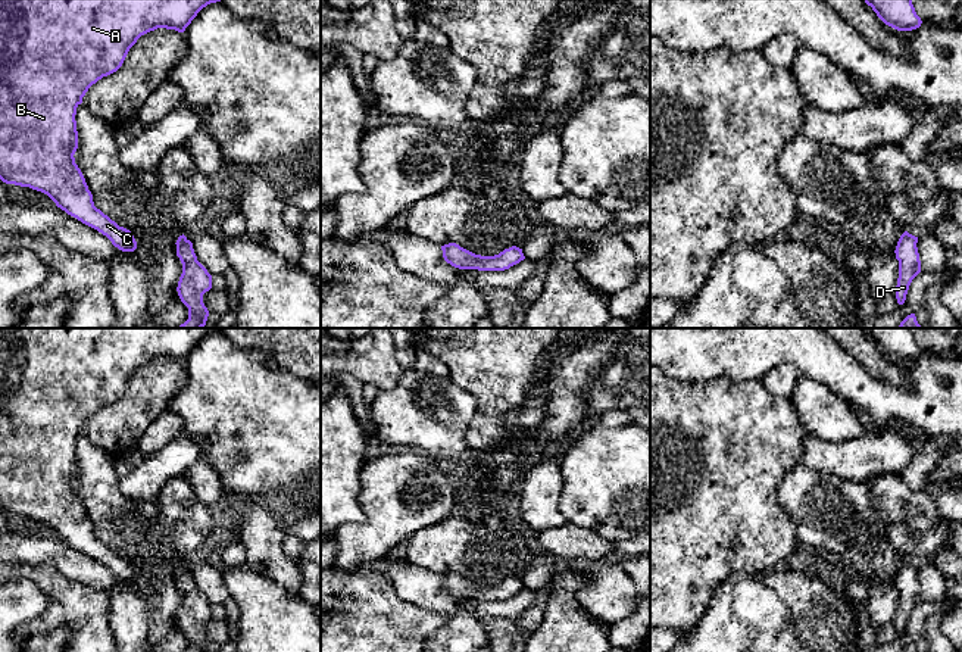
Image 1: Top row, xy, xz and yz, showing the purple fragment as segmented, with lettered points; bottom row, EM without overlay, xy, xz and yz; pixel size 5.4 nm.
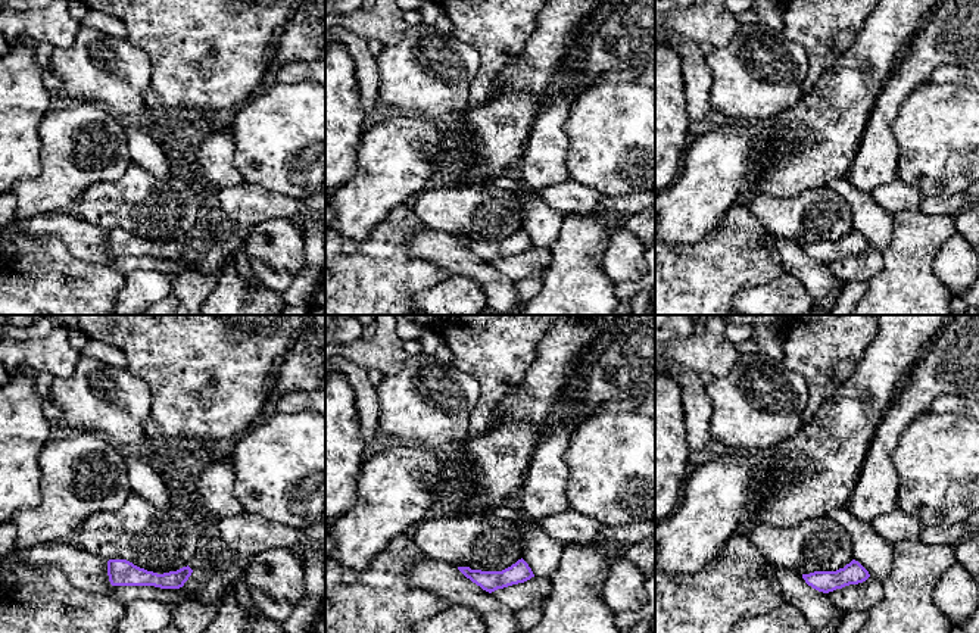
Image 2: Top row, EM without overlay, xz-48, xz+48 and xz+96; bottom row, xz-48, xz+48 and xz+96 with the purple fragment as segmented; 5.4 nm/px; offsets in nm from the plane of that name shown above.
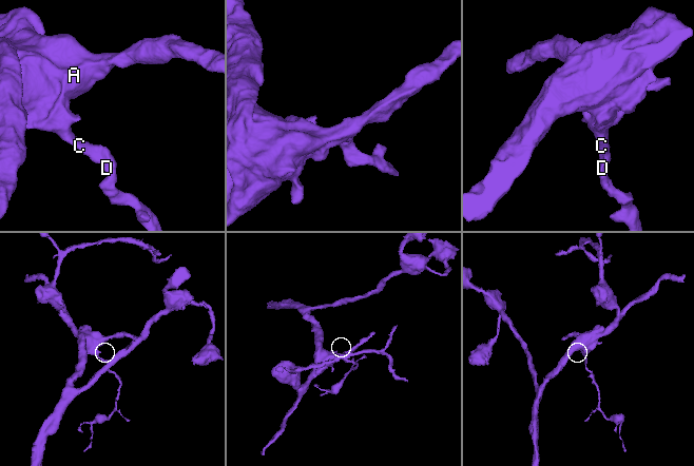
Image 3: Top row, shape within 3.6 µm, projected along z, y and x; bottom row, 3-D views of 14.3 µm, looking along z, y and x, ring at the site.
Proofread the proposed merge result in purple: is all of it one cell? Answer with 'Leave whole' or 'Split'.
Leave whole

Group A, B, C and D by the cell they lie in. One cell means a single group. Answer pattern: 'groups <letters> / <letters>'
groups A B C D

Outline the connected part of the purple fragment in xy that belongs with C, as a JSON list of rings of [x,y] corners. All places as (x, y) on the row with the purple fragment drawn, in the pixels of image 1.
[[[0,0],[0,180],[6,184],[29,187],[47,194],[57,208],[106,235],[119,250],[134,252],[137,249],[134,235],[94,206],[93,194],[75,163],[74,155],[78,149],[76,107],[82,103],[82,97],[93,84],[122,66],[129,49],[141,35],[157,28],[184,32],[203,7],[216,1],[221,0]]]

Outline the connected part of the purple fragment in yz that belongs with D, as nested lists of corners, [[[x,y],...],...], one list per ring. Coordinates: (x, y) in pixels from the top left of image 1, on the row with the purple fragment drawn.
[[[905,231],[896,246],[896,259],[899,261],[899,278],[896,286],[896,299],[903,305],[912,280],[921,272],[918,253],[918,237]]]

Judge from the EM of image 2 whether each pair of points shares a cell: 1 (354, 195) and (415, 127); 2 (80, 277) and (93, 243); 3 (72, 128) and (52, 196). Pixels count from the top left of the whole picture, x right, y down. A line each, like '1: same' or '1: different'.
1: same
2: different
3: same

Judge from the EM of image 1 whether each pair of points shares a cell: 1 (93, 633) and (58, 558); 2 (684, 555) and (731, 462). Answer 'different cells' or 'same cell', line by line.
1: different cells
2: same cell

